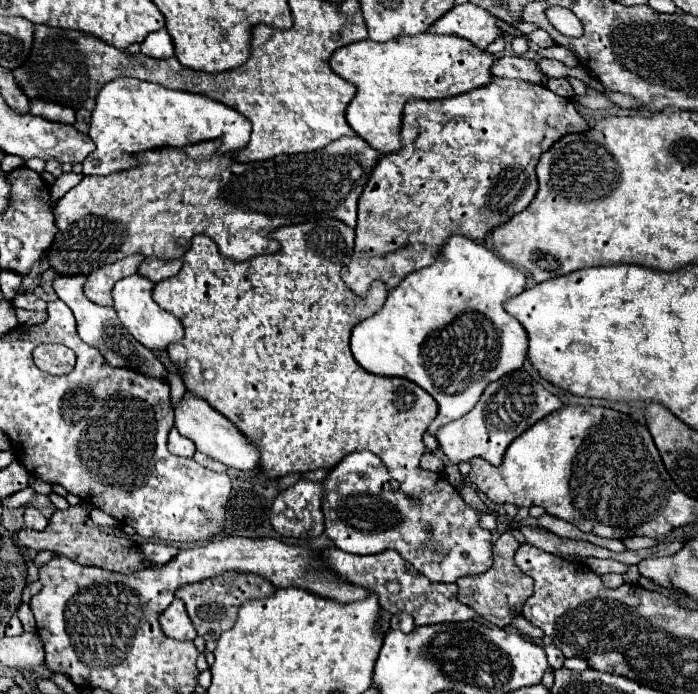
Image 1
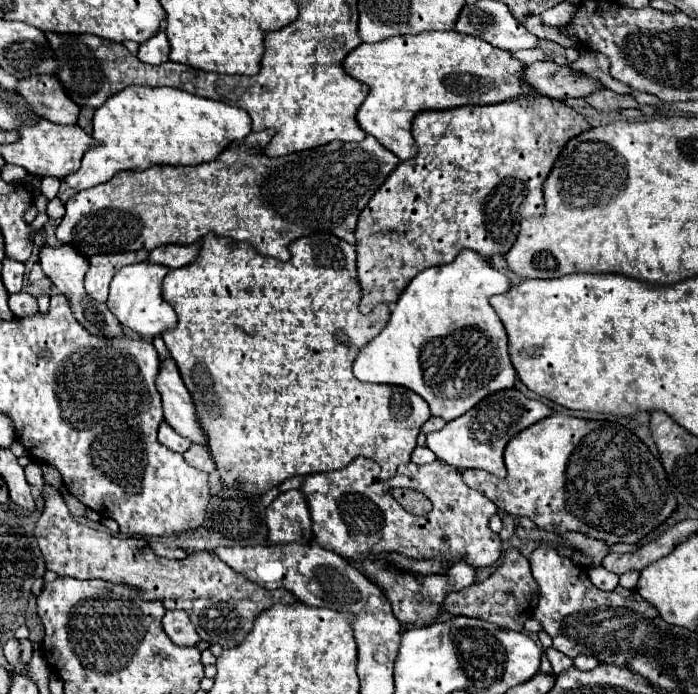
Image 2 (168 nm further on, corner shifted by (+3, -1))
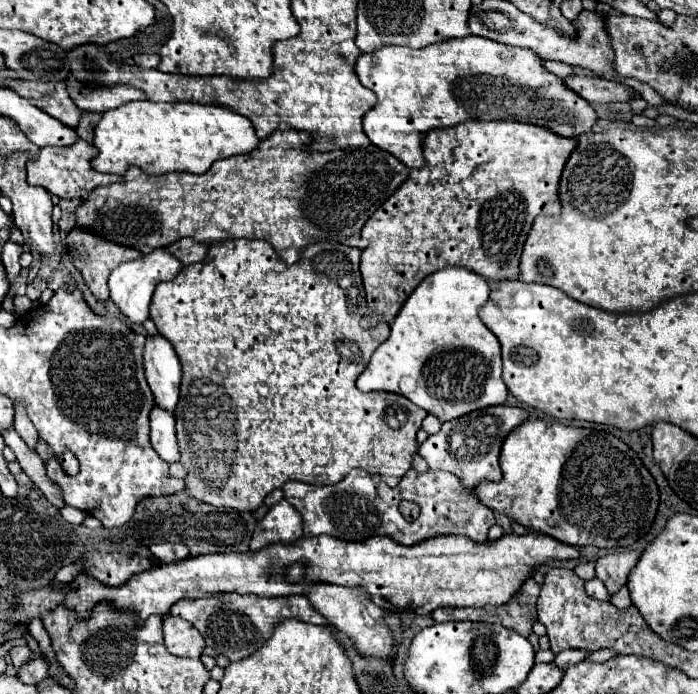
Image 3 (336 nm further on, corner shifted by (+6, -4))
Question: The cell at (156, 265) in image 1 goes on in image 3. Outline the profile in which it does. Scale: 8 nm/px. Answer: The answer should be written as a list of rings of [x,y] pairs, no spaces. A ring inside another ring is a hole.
[[[183,238],[183,240],[169,244],[167,252],[173,254],[183,266],[191,266],[191,264],[201,262],[207,256],[207,244],[199,244],[191,238]]]

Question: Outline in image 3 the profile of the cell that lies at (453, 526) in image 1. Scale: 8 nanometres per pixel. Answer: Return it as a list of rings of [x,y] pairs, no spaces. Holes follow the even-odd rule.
[[[351,470],[341,482],[333,484],[333,486],[311,486],[305,482],[287,482],[283,486],[285,498],[287,502],[303,516],[303,534],[307,538],[319,536],[319,534],[329,534],[341,540],[351,540],[351,542],[361,542],[367,540],[371,536],[387,536],[391,540],[397,540],[403,546],[415,546],[419,542],[425,542],[427,538],[437,538],[437,536],[445,536],[445,534],[455,534],[455,536],[465,536],[473,542],[489,542],[487,532],[489,528],[495,524],[495,516],[493,510],[489,510],[487,506],[483,506],[471,492],[467,492],[467,488],[463,488],[463,482],[445,470],[425,470],[425,472],[417,472],[417,470],[409,470],[395,488],[389,488],[385,482],[379,480],[377,474],[371,474],[367,470]],[[401,500],[411,500],[415,504],[421,506],[421,514],[417,520],[409,522],[401,516],[399,502]]]

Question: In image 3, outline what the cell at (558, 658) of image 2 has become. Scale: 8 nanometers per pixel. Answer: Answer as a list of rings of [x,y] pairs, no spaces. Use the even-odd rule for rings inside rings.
[[[563,650],[555,656],[555,666],[561,668],[561,670],[567,670],[569,666],[581,662],[585,658],[585,652],[583,650]]]

